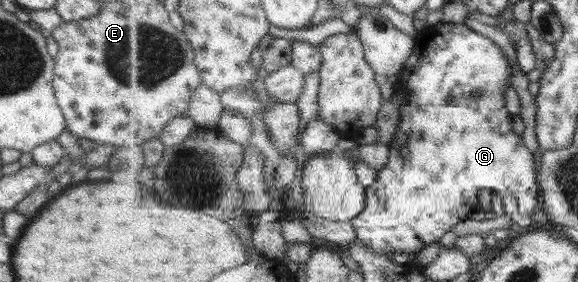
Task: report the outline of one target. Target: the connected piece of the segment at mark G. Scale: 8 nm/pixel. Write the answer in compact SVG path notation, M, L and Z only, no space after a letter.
M464 23L426 25L416 41L414 53L395 84L396 90L409 92L411 99L401 109L403 121L389 144L387 166L377 173L375 182L366 187L366 209L350 221L358 239L383 255L396 251L412 256L453 231L457 224L478 216L475 209L483 189L495 191L500 196L504 211L513 223L534 228L534 213L541 204L541 187L533 153L527 149L523 136L515 133L511 113L505 107L505 88L508 83L512 84L511 67L505 53L495 41Z

